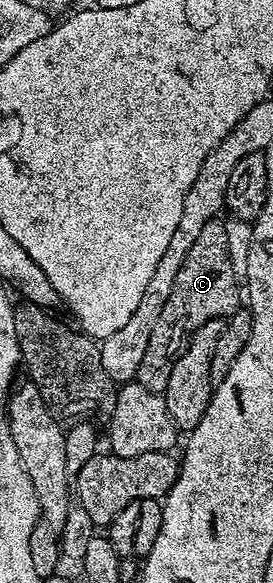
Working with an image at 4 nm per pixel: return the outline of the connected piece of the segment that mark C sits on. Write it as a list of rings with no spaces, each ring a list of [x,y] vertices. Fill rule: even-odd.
[[[222,220],[204,224],[196,244],[188,248],[188,256],[180,272],[176,272],[176,280],[160,312],[160,320],[156,320],[152,336],[148,336],[148,352],[144,352],[144,360],[140,360],[136,380],[144,384],[148,392],[165,395],[171,361],[178,357],[184,343],[195,330],[208,320],[225,320],[240,308],[240,279],[236,277],[232,268],[226,227],[227,223]]]

